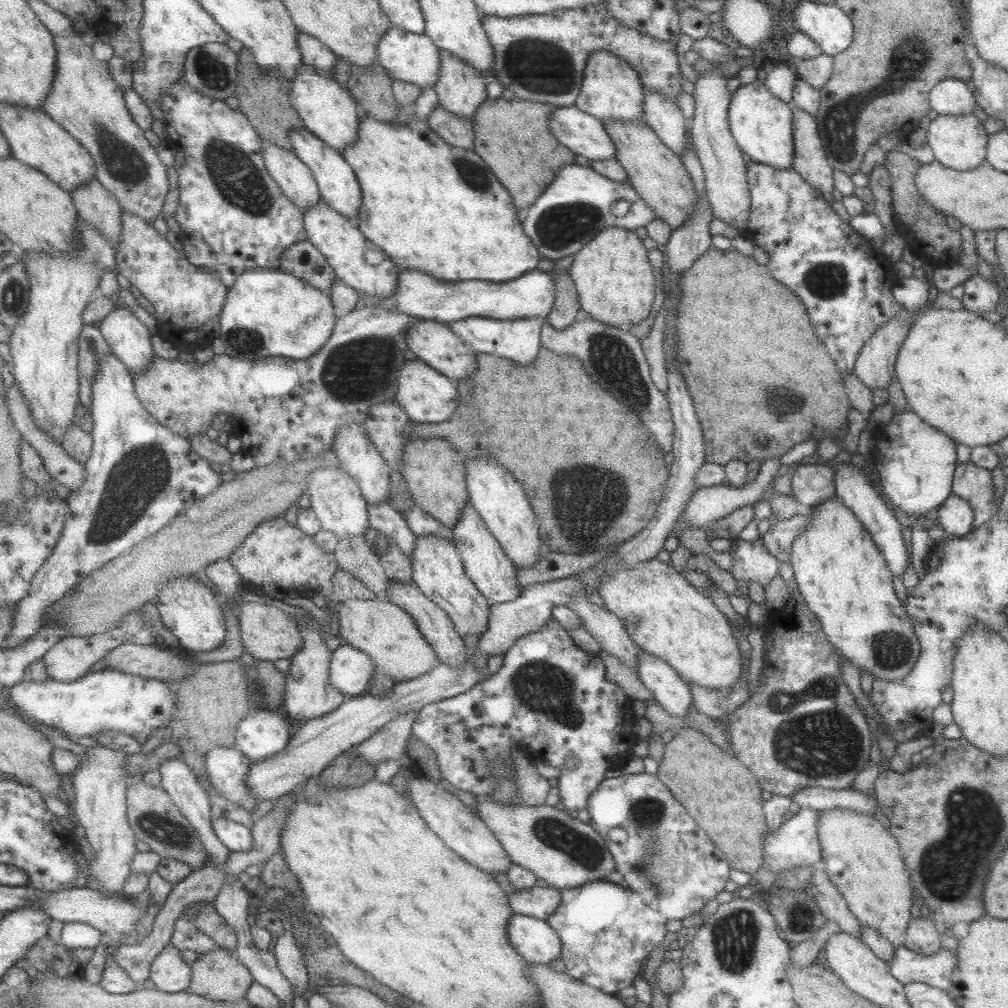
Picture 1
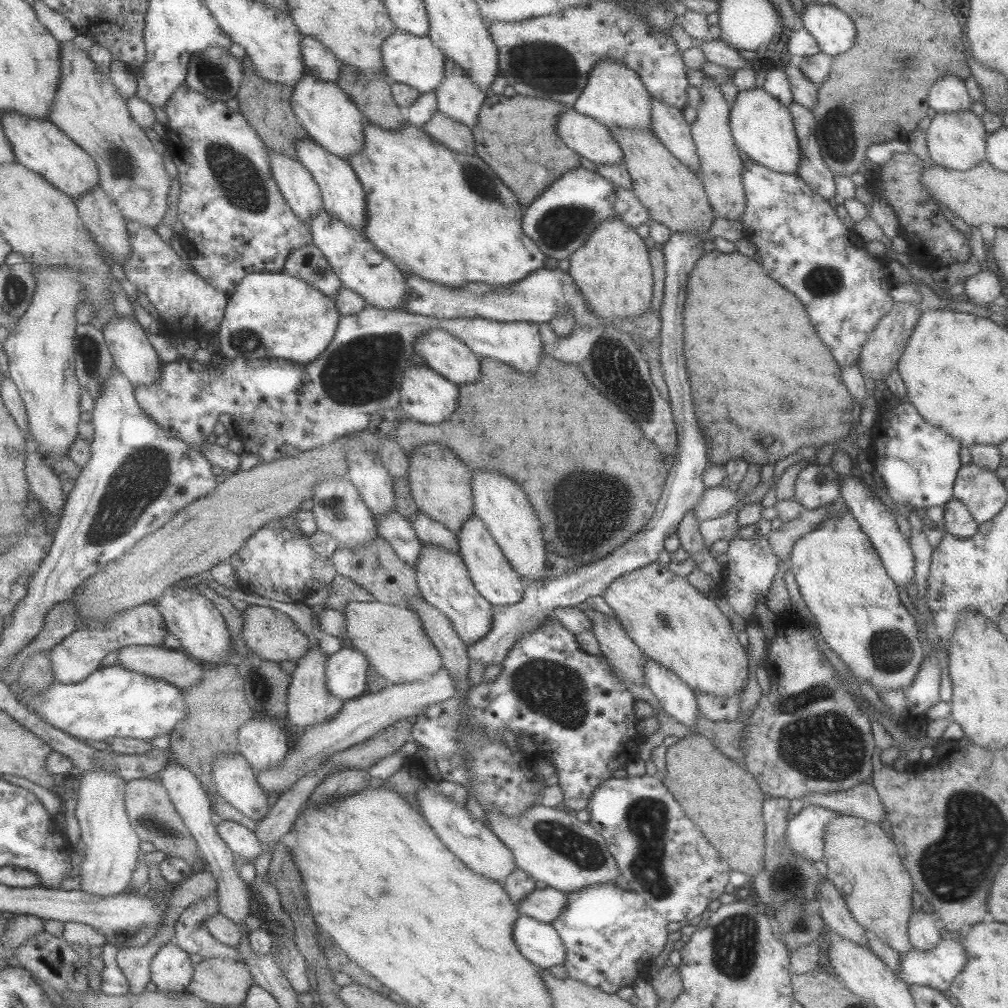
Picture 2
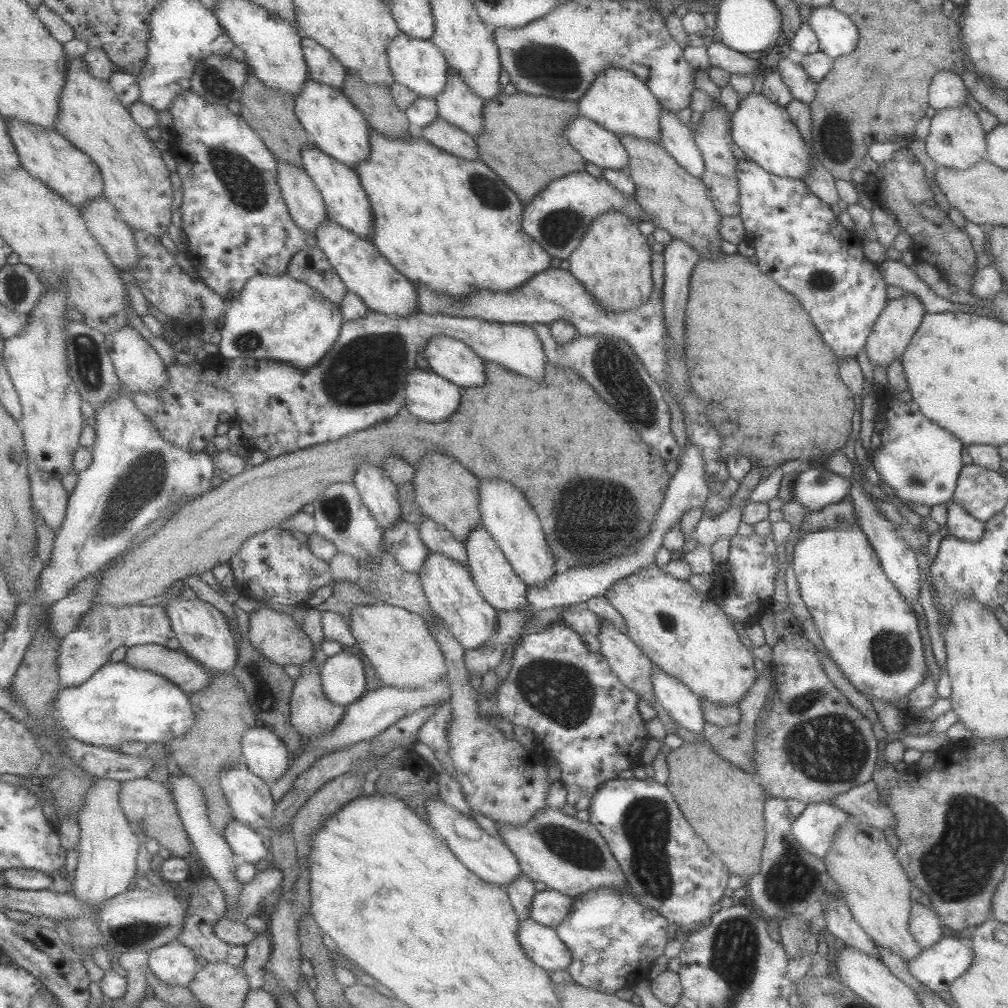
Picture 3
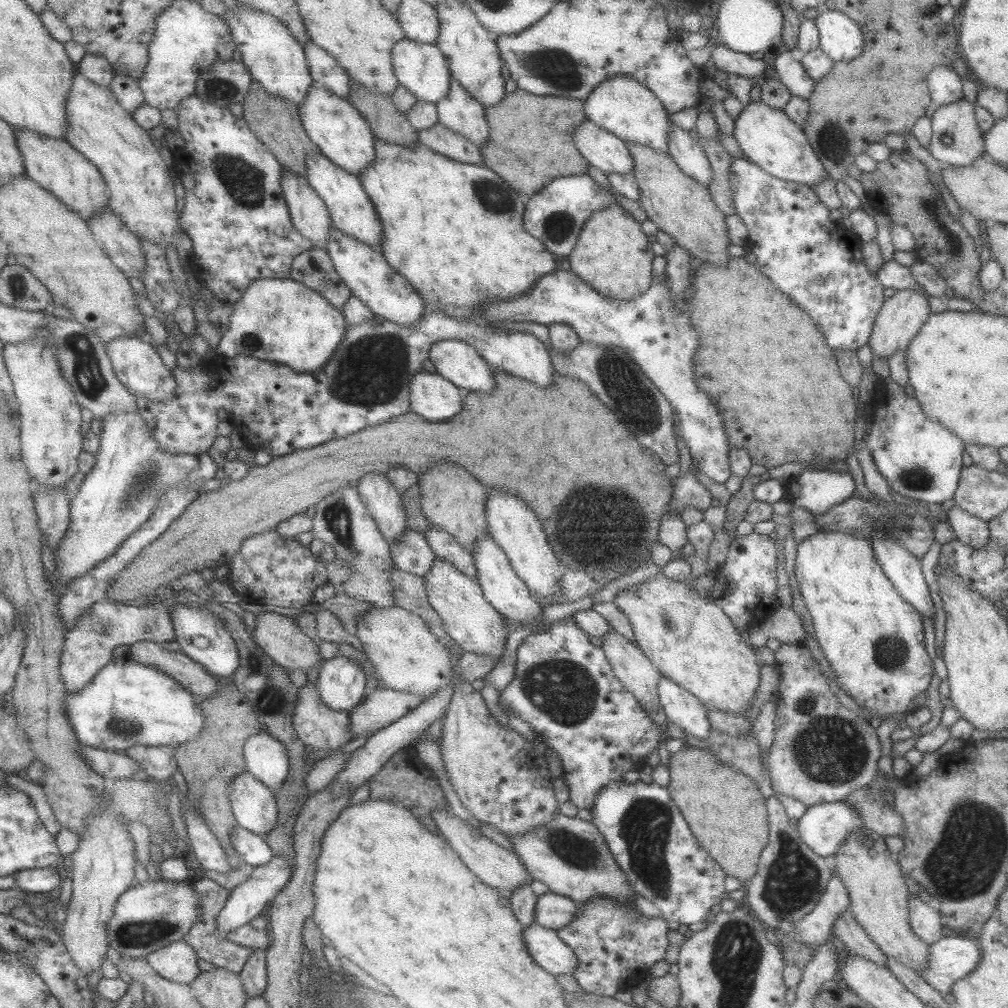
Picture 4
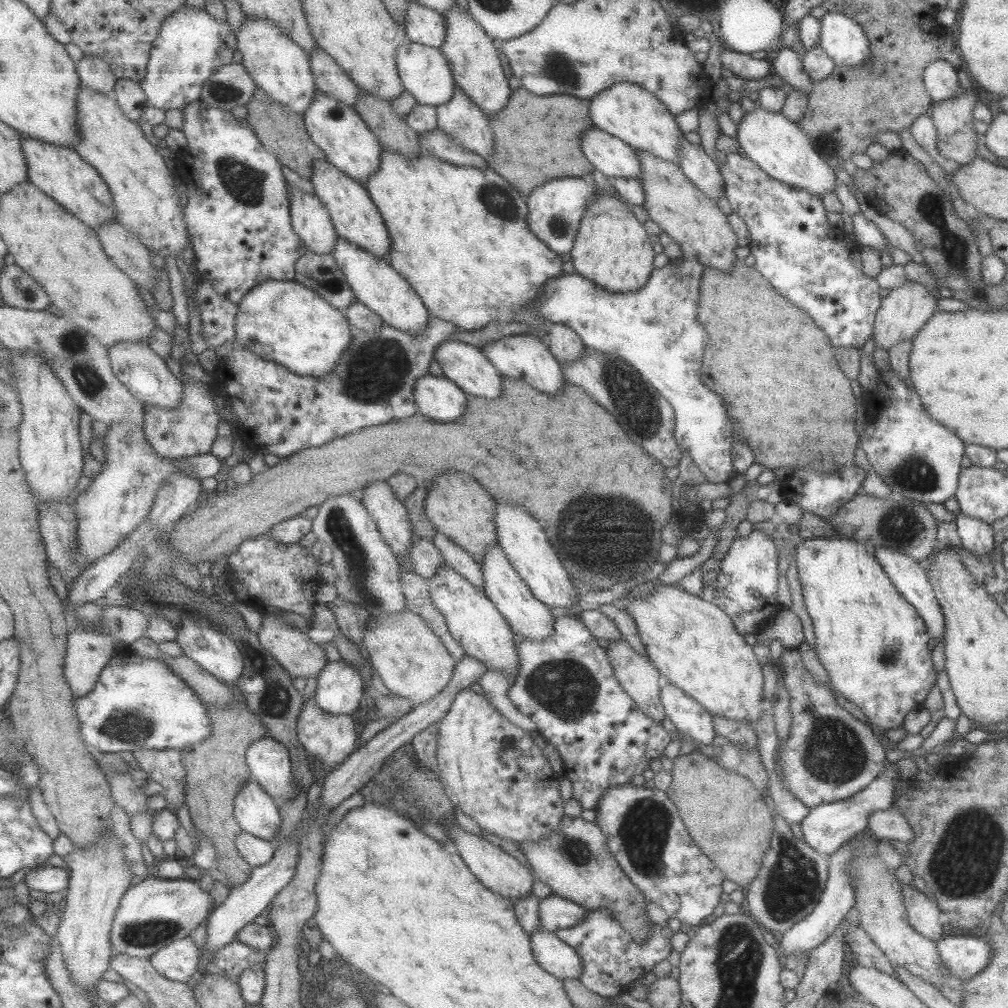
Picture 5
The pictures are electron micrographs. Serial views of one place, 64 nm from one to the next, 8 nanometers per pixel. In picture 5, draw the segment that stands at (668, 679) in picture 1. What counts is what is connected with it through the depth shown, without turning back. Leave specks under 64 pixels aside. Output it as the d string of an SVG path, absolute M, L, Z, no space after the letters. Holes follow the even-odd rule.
M669 682L659 684L660 703L665 717L675 729L701 744L709 744L715 735L712 714L694 698L687 696L680 688Z

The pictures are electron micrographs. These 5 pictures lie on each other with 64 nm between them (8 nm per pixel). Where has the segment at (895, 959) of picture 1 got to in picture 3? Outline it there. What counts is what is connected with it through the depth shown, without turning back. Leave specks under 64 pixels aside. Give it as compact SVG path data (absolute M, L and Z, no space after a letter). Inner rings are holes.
M946 932L939 942L925 948L921 953L916 954L906 962L908 973L924 988L938 993L941 990L948 990L949 985L971 964L972 952L965 940L960 939L956 934Z

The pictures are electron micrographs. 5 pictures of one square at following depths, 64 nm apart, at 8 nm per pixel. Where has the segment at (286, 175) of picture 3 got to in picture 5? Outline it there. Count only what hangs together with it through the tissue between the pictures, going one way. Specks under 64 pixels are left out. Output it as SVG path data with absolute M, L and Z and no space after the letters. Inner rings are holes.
M290 187L292 225L309 252L333 254L339 234L327 205L314 193Z

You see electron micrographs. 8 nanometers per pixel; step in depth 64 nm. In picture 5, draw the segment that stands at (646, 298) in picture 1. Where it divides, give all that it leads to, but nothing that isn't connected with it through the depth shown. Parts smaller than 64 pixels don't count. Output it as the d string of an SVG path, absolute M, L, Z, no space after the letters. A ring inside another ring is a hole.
M599 188L597 190L596 200L588 206L580 221L577 242L571 253L574 270L607 292L634 292L642 288L653 270L653 242L628 205Z

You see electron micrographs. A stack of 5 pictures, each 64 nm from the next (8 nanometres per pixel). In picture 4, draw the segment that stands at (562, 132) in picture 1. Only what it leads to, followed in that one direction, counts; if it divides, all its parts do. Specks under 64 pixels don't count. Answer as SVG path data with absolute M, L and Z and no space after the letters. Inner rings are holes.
M581 122L574 140L579 154L604 174L629 174L634 169L633 156L626 142L593 122Z

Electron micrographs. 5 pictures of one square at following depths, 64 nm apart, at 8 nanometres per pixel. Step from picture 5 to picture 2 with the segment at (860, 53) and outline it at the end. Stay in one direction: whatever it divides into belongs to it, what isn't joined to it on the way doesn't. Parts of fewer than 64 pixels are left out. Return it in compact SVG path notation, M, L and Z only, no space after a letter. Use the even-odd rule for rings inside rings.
M805 4L801 27L815 39L819 50L830 57L848 51L856 37L852 20L835 5Z

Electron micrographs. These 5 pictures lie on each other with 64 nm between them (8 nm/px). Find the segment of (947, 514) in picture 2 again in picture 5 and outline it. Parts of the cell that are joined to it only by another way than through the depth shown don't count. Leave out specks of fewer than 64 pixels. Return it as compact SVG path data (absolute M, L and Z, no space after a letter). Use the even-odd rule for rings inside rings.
M961 511L954 514L956 532L963 549L970 550L973 555L984 556L993 549L993 529L987 523L967 516Z

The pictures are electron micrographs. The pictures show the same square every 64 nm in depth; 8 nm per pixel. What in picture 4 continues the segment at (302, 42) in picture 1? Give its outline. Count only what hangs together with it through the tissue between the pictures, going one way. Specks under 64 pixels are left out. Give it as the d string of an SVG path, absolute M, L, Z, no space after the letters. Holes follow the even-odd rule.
M309 39L304 46L314 85L328 88L335 94L349 99L350 84L353 78L347 69L335 58L334 54L315 44L313 39Z

